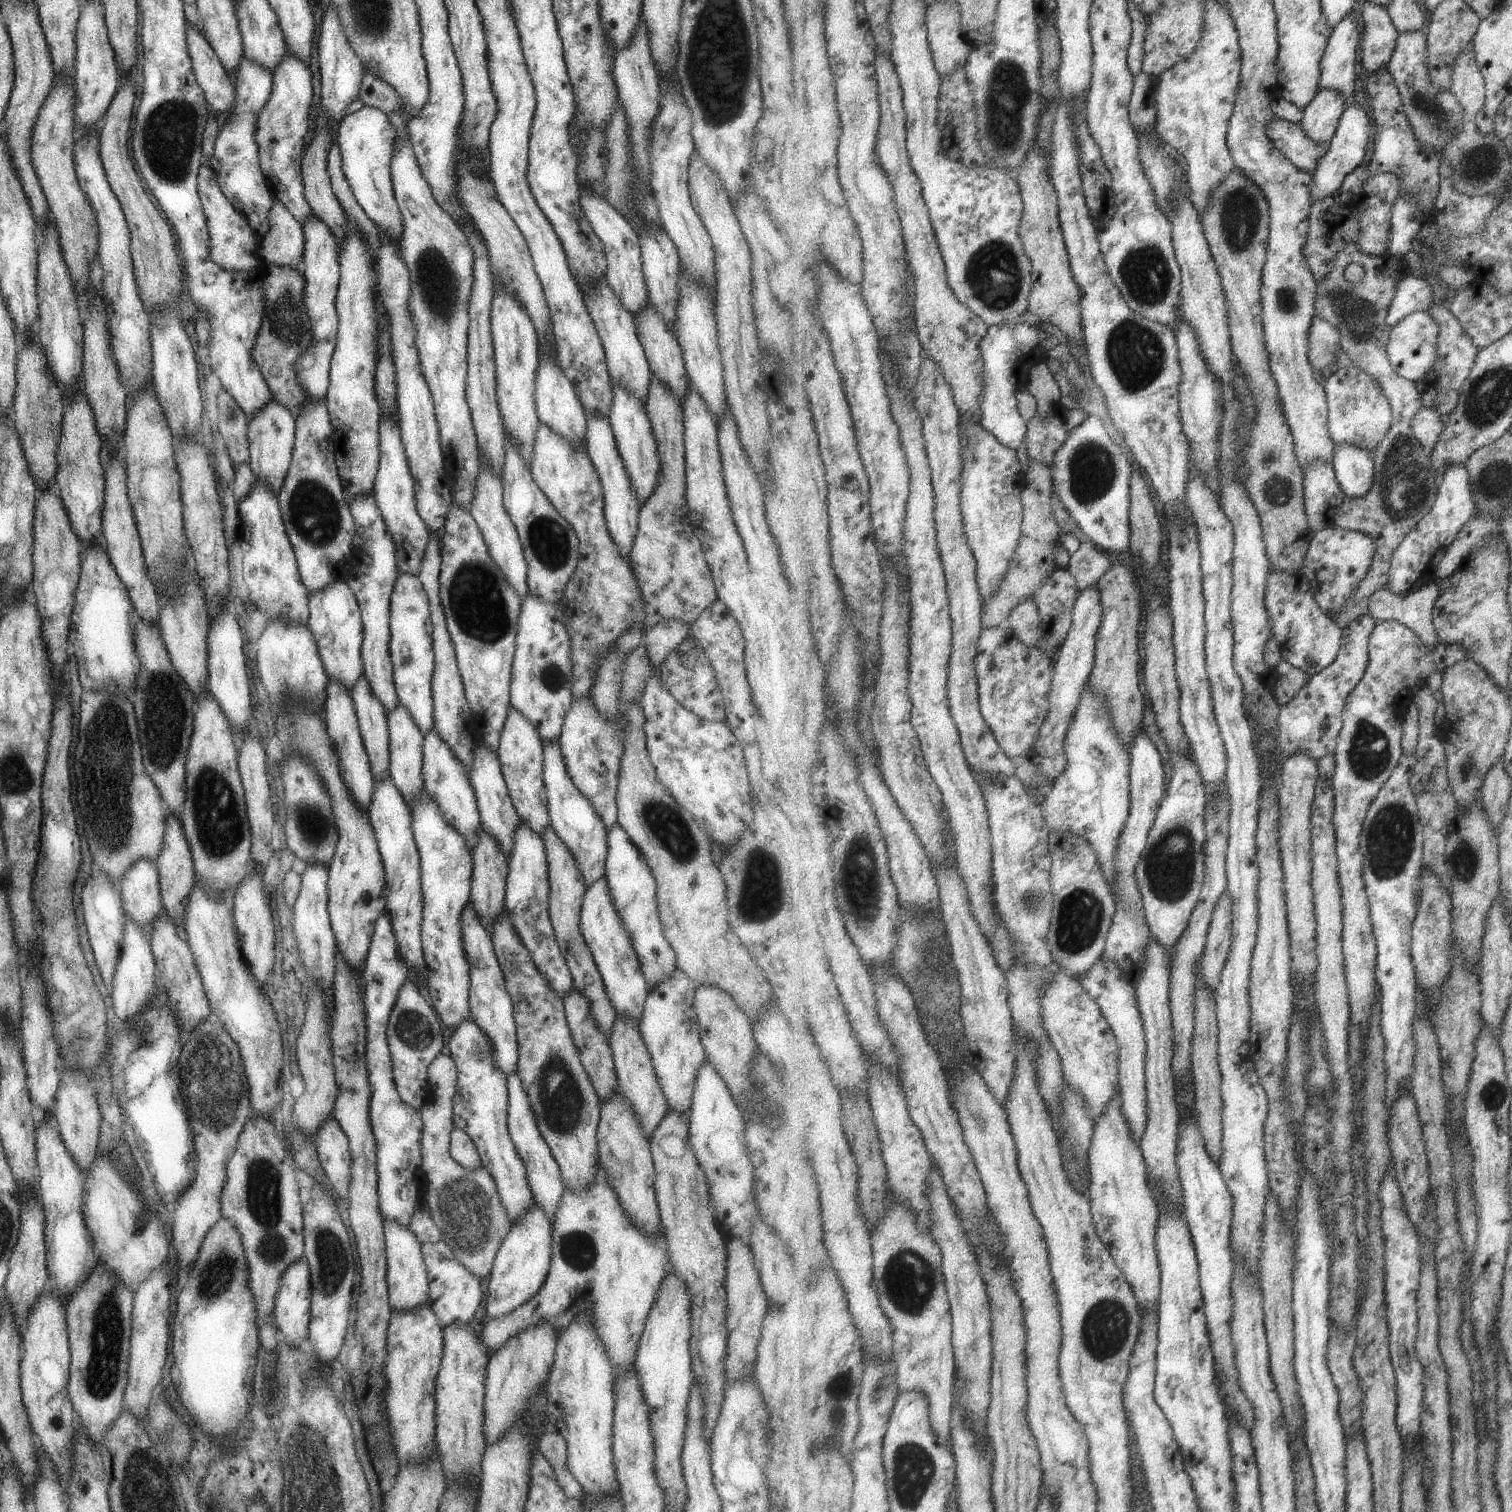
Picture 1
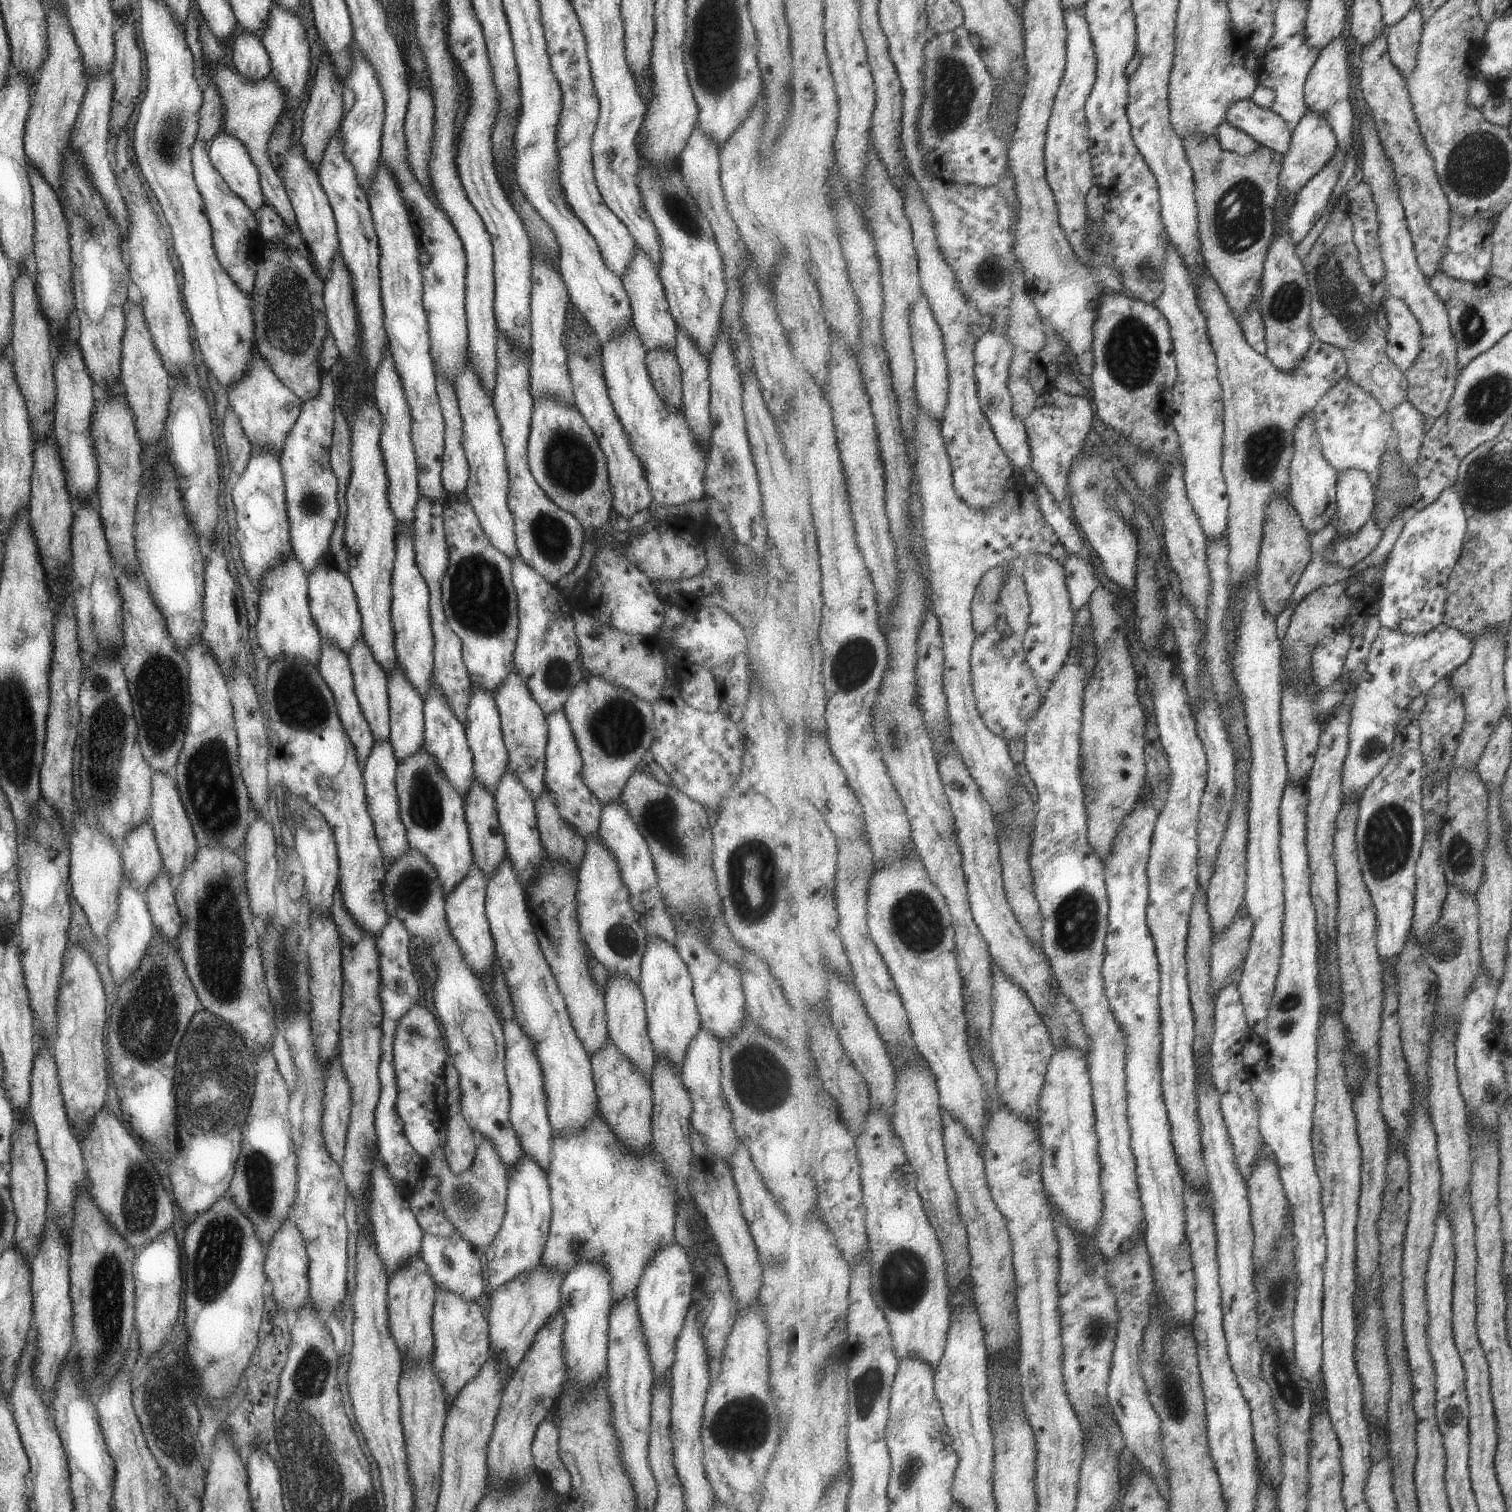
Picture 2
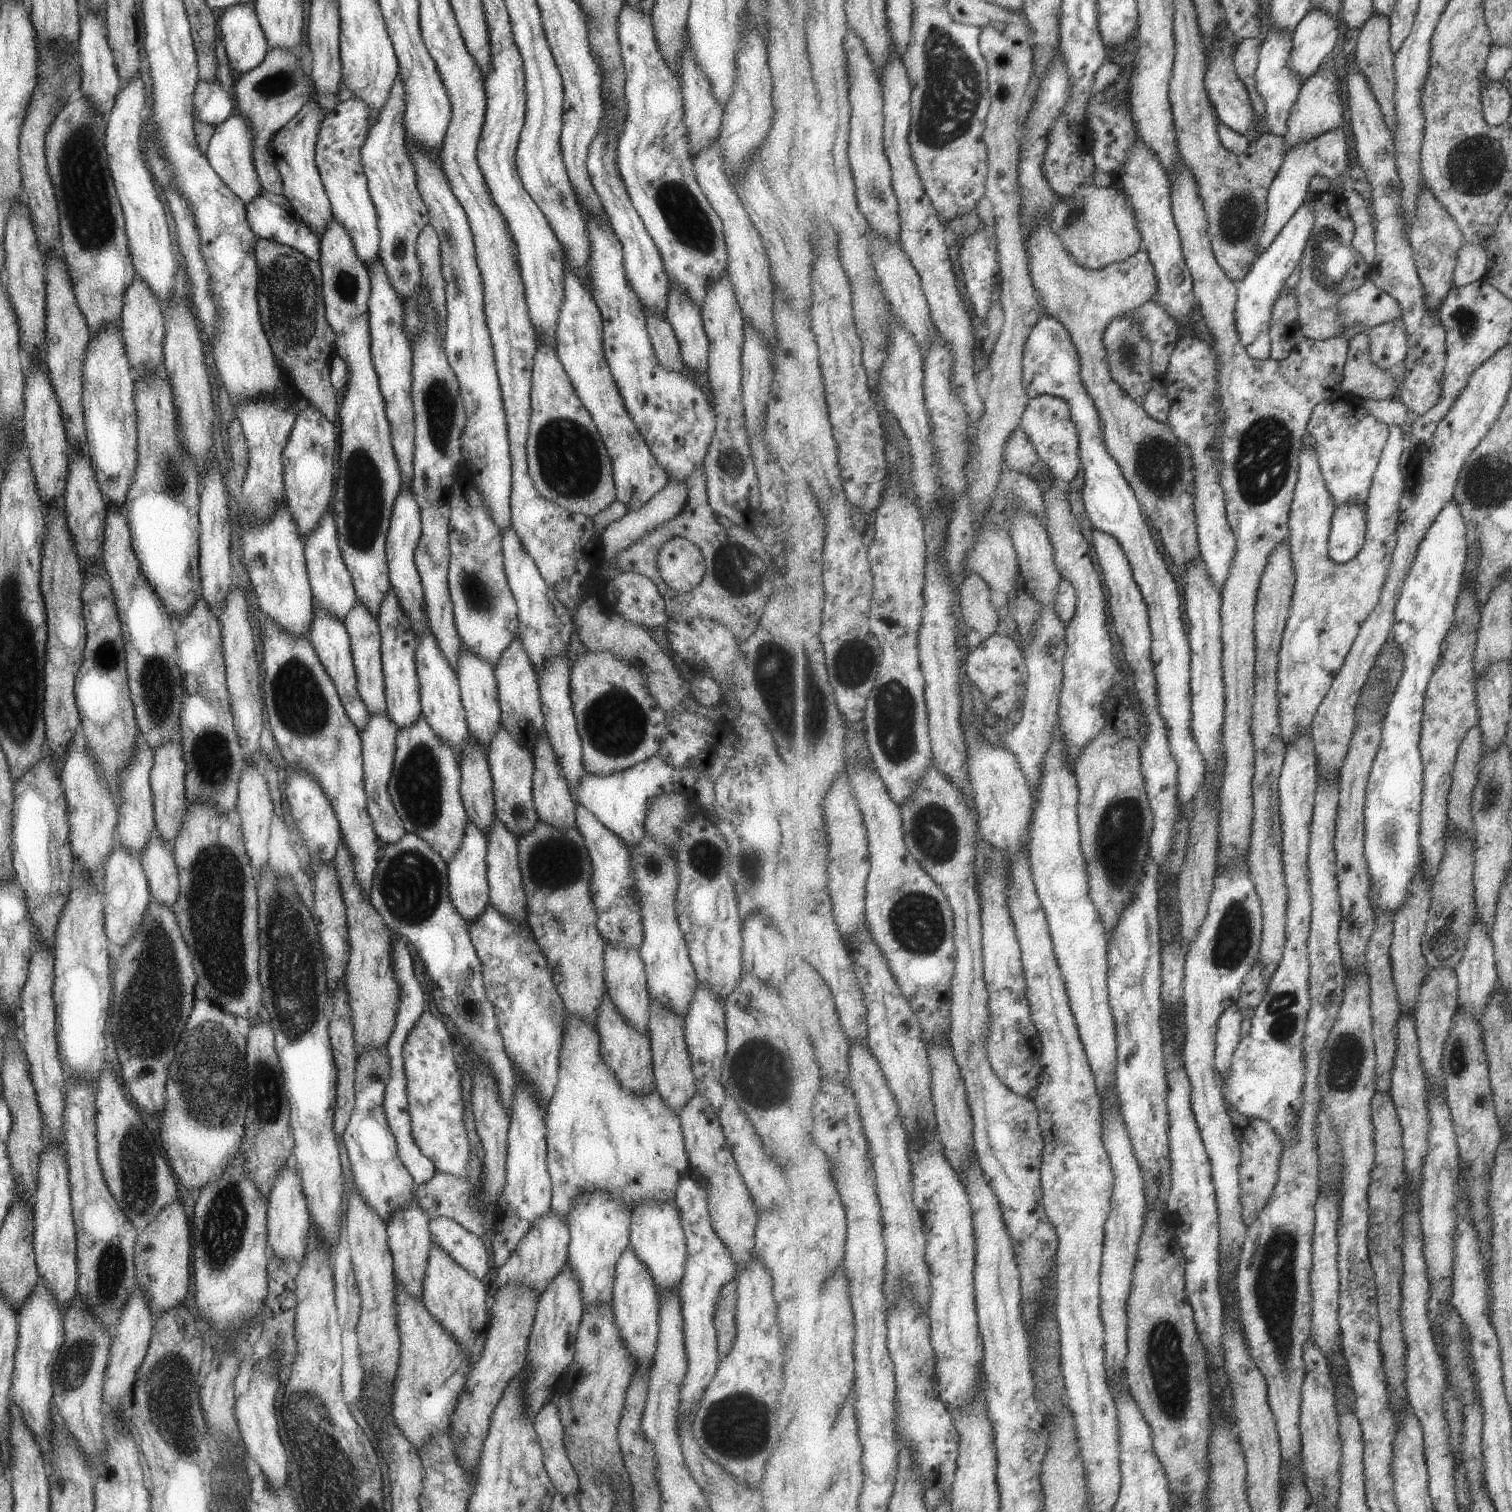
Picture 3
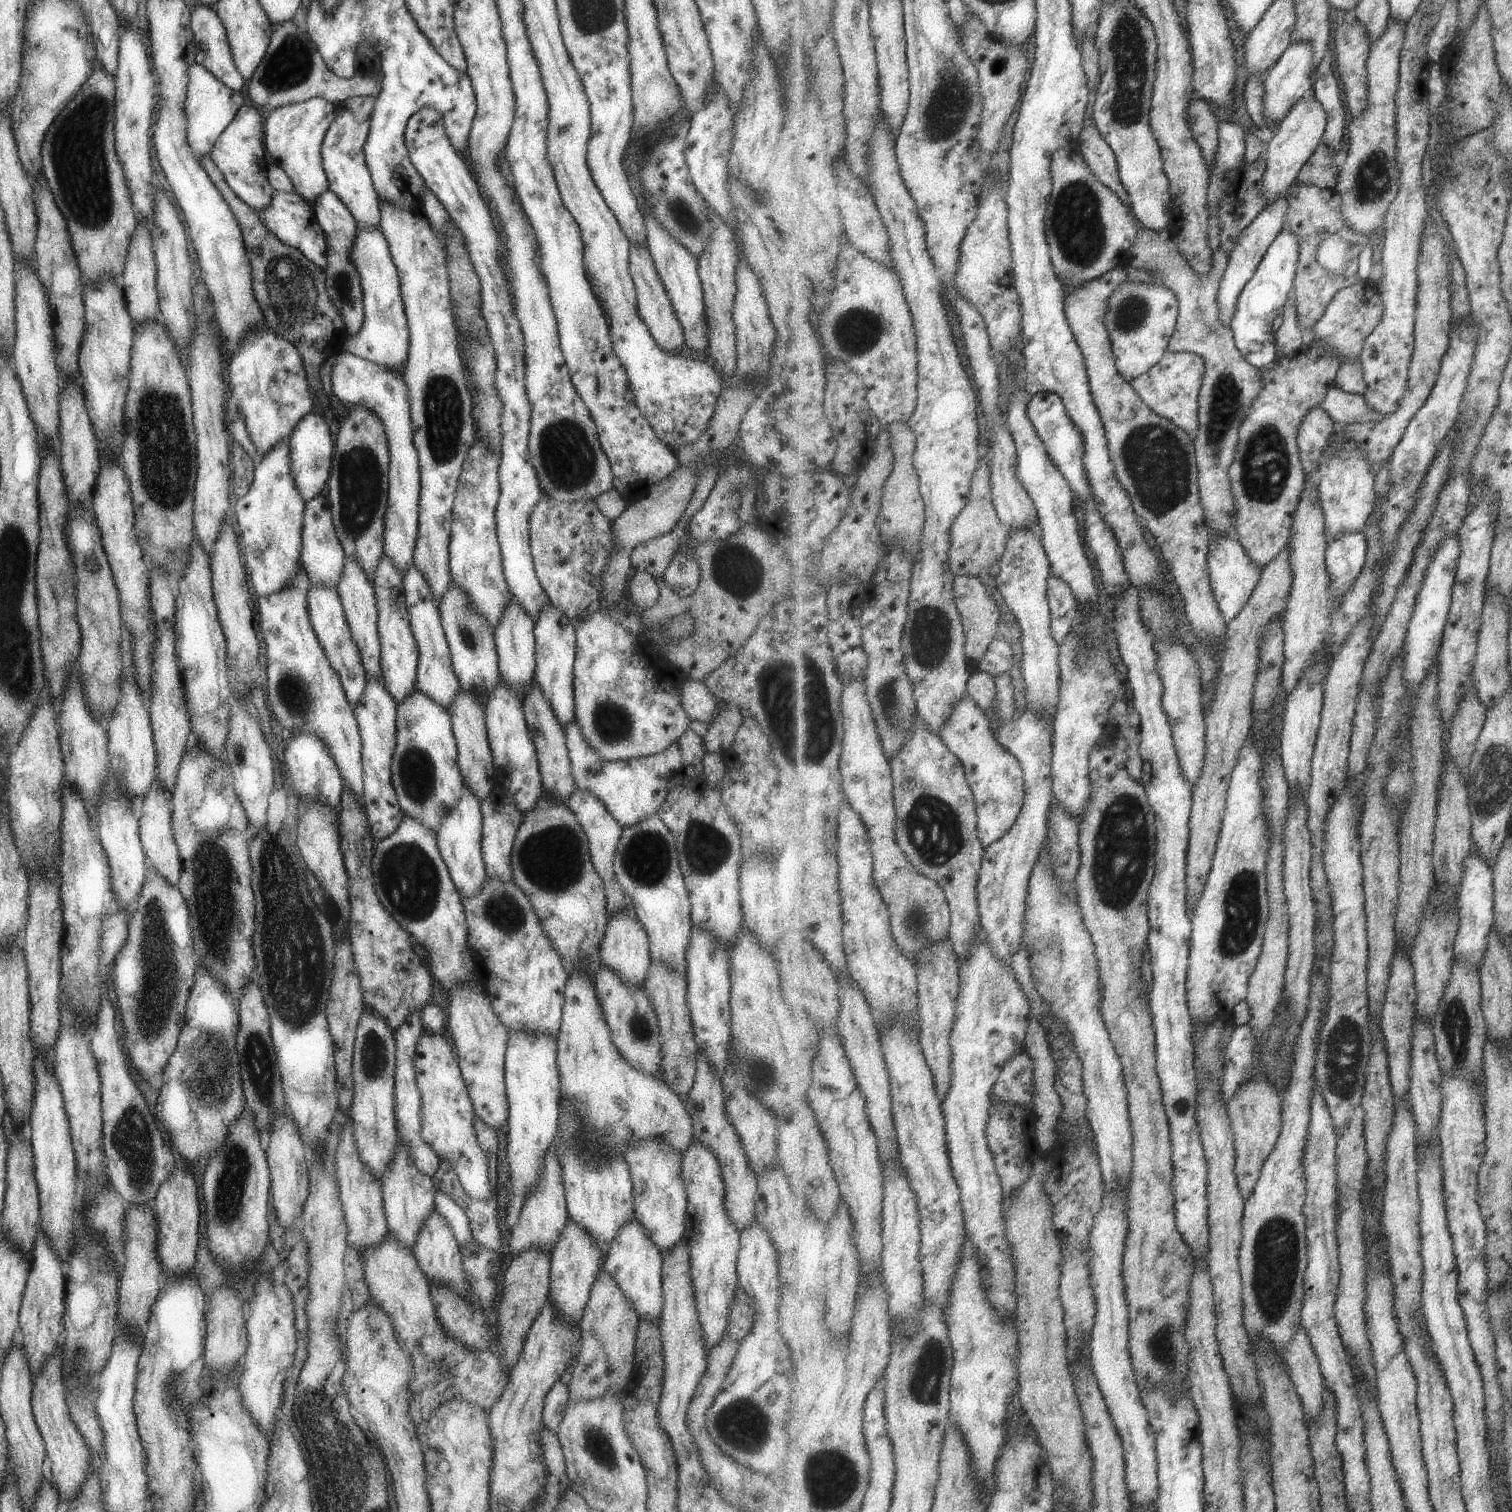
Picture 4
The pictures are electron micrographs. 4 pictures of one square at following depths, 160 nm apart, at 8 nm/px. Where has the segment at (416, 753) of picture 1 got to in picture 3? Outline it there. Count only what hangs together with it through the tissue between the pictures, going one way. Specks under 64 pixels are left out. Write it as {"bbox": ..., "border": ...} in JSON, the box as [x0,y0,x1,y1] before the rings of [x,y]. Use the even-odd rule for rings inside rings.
{"bbox":[375,589,420,729],"border":[[[389,589],[375,614],[380,632],[380,659],[384,678],[384,699],[386,715],[399,729],[412,725],[420,715],[420,694],[415,670],[414,652],[416,638],[410,629],[410,622],[400,609],[395,591]]]}

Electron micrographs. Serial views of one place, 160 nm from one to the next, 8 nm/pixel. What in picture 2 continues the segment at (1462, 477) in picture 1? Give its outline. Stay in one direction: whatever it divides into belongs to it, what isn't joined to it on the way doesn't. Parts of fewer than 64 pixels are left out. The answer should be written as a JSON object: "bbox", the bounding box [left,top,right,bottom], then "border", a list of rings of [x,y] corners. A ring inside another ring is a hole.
{"bbox":[1378,485,1468,635],"border":[[[1455,485],[1446,488],[1440,498],[1432,505],[1410,514],[1405,528],[1386,562],[1381,586],[1380,611],[1378,612],[1383,627],[1400,630],[1410,635],[1418,635],[1432,631],[1444,623],[1450,576],[1464,552],[1464,540],[1468,534],[1468,526],[1464,501]]]}

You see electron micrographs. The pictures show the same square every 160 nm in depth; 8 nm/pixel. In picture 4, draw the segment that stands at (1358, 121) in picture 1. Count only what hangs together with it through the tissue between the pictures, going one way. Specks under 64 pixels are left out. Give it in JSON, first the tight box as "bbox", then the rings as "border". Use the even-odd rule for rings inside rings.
{"bbox":[1231,230,1300,369],"border":[[[1284,230],[1277,236],[1268,255],[1257,268],[1256,276],[1245,286],[1237,304],[1237,316],[1233,318],[1231,329],[1237,349],[1253,367],[1265,369],[1277,359],[1276,333],[1284,324],[1285,308],[1294,291],[1297,277],[1297,264],[1300,260],[1300,241],[1297,234]]]}

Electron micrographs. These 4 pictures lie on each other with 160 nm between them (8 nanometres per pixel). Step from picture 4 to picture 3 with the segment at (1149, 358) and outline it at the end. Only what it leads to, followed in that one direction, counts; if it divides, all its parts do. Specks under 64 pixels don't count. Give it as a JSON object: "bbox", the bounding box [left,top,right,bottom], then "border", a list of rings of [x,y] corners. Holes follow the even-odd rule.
{"bbox":[1131,301,1180,377],"border":[[[1155,301],[1146,302],[1131,316],[1136,320],[1137,325],[1142,326],[1142,331],[1151,341],[1154,374],[1164,377],[1180,340],[1177,321],[1168,313],[1168,309]]]}

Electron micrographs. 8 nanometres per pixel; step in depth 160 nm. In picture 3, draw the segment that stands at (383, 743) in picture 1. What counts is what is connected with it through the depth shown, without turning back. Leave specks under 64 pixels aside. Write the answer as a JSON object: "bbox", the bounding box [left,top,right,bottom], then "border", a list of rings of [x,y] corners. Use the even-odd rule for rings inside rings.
{"bbox":[342,598,385,715],"border":[[[356,598],[356,602],[349,609],[342,623],[348,634],[352,663],[356,676],[357,692],[369,715],[372,713],[385,713],[384,678],[379,646],[380,632],[376,618],[365,608],[365,605]]]}

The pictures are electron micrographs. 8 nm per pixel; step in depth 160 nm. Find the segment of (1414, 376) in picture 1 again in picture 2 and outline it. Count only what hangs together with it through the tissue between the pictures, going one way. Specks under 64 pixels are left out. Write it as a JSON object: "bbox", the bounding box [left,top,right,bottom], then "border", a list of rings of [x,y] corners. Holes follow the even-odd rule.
{"bbox":[1381,294,1424,373],"border":[[[1385,294],[1381,304],[1386,308],[1389,319],[1389,330],[1385,333],[1385,354],[1406,373],[1422,351],[1420,344],[1424,334],[1421,323],[1400,298]]]}

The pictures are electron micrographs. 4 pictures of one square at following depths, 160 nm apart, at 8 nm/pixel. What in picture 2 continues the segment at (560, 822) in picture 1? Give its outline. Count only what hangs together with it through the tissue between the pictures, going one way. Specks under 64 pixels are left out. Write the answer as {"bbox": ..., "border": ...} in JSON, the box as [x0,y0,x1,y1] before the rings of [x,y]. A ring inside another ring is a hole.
{"bbox":[543,709,602,839],"border":[[[562,709],[546,716],[546,727],[547,744],[544,748],[543,775],[545,789],[552,793],[559,816],[575,829],[579,836],[585,839],[588,835],[597,835],[602,806],[598,798],[583,784],[580,775],[582,758]]]}

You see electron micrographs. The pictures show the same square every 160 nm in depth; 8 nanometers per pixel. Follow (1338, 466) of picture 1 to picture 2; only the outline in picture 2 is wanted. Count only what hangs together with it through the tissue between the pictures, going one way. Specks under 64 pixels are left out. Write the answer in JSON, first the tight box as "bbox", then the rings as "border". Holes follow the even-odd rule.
{"bbox":[1336,469,1377,537],"border":[[[1357,469],[1340,472],[1337,486],[1336,528],[1339,535],[1348,537],[1374,518],[1377,488],[1374,477]]]}

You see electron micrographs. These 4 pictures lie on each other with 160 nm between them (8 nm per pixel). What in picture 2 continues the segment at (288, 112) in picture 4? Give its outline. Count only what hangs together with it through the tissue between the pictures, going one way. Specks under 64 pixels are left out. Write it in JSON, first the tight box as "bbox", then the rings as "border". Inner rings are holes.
{"bbox":[276,147,338,280],"border":[[[292,147],[283,155],[282,163],[276,170],[277,176],[283,183],[285,192],[294,210],[296,226],[301,233],[304,252],[313,266],[313,270],[325,280],[330,269],[334,252],[338,251],[338,234],[335,219],[323,192],[316,172],[309,166],[303,153],[293,150]]]}

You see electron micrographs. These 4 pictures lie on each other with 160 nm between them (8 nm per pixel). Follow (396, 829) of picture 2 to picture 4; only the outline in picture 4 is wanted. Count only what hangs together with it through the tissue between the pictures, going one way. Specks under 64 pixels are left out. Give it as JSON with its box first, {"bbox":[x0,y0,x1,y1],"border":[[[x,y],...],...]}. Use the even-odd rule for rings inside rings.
{"bbox":[352,676,403,841],"border":[[[381,676],[366,678],[365,687],[357,704],[352,707],[361,742],[360,760],[362,766],[361,804],[364,808],[369,831],[375,841],[393,835],[403,819],[401,806],[397,802],[395,788],[391,785],[391,760],[396,744],[396,703],[385,690]]]}

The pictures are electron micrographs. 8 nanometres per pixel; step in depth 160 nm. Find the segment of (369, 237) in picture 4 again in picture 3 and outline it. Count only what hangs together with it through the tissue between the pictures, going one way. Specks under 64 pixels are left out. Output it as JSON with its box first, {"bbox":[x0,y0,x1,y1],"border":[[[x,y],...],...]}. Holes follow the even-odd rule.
{"bbox":[366,260,414,485],"border":[[[379,260],[366,265],[370,278],[370,295],[367,299],[370,353],[378,378],[378,387],[385,403],[385,416],[390,426],[390,443],[400,470],[400,483],[409,485],[413,474],[414,414],[410,395],[411,341],[404,331],[402,300],[389,284],[384,266]]]}

